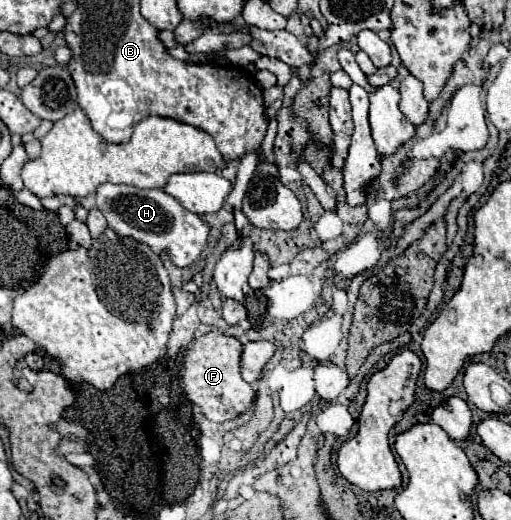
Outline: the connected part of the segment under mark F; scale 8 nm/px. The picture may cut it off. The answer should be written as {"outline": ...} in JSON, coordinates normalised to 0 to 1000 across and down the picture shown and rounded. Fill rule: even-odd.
{"outline":[[[411,637],[380,652],[376,667],[364,675],[356,710],[360,752],[376,775],[391,779],[399,802],[411,810],[454,810],[466,798],[481,794],[497,771],[497,748],[470,721],[470,683],[474,660],[427,637]]]}

